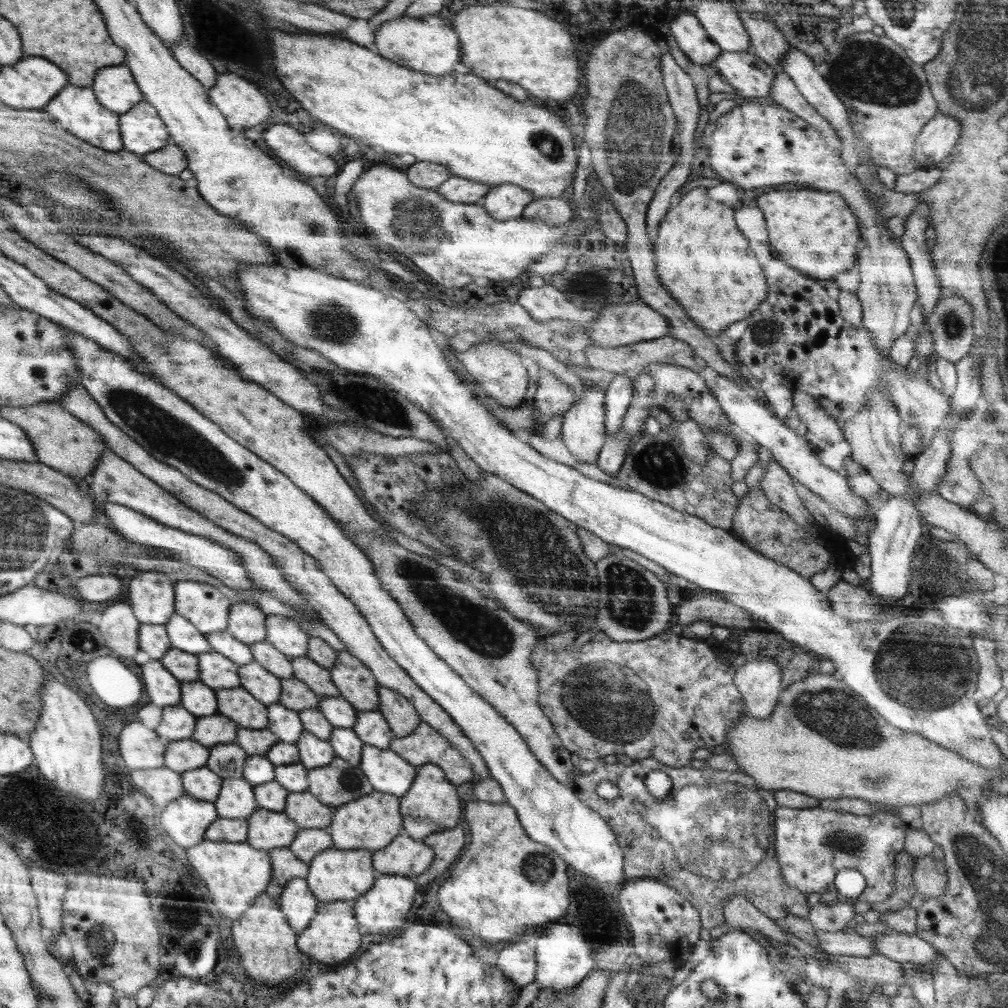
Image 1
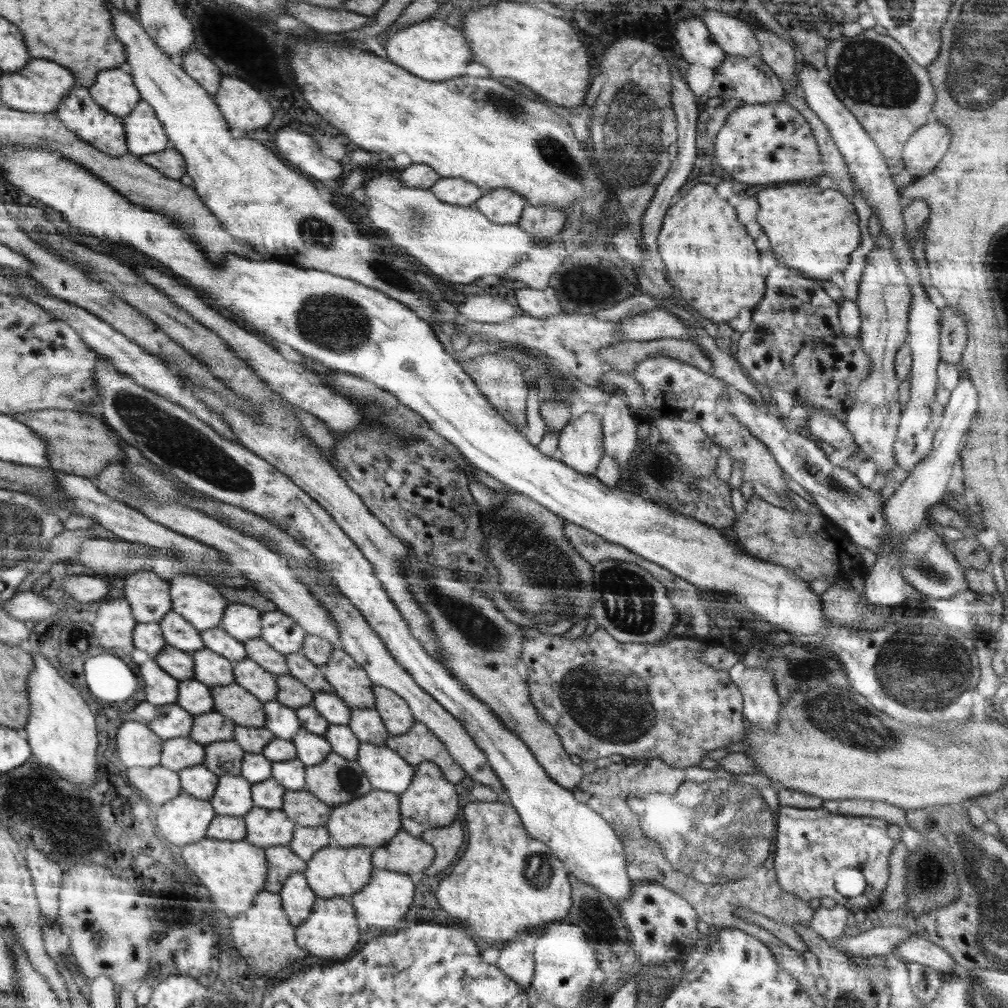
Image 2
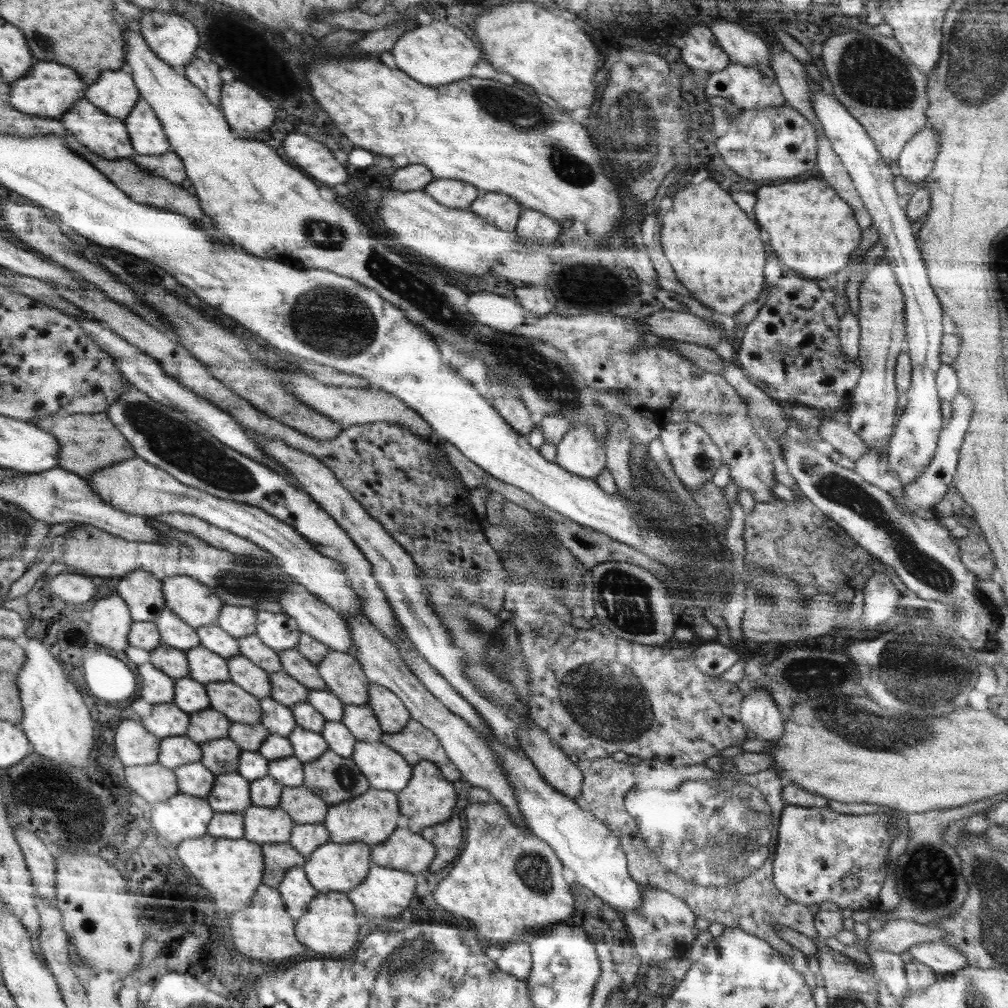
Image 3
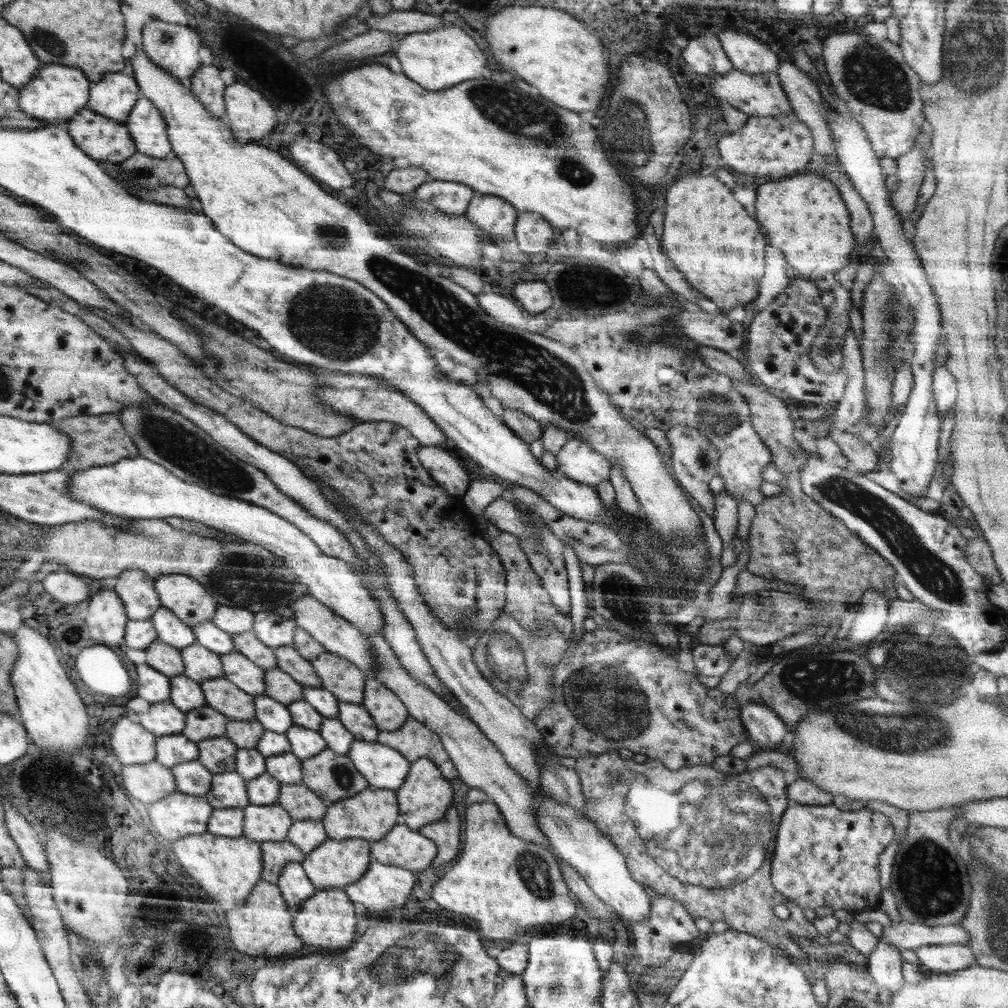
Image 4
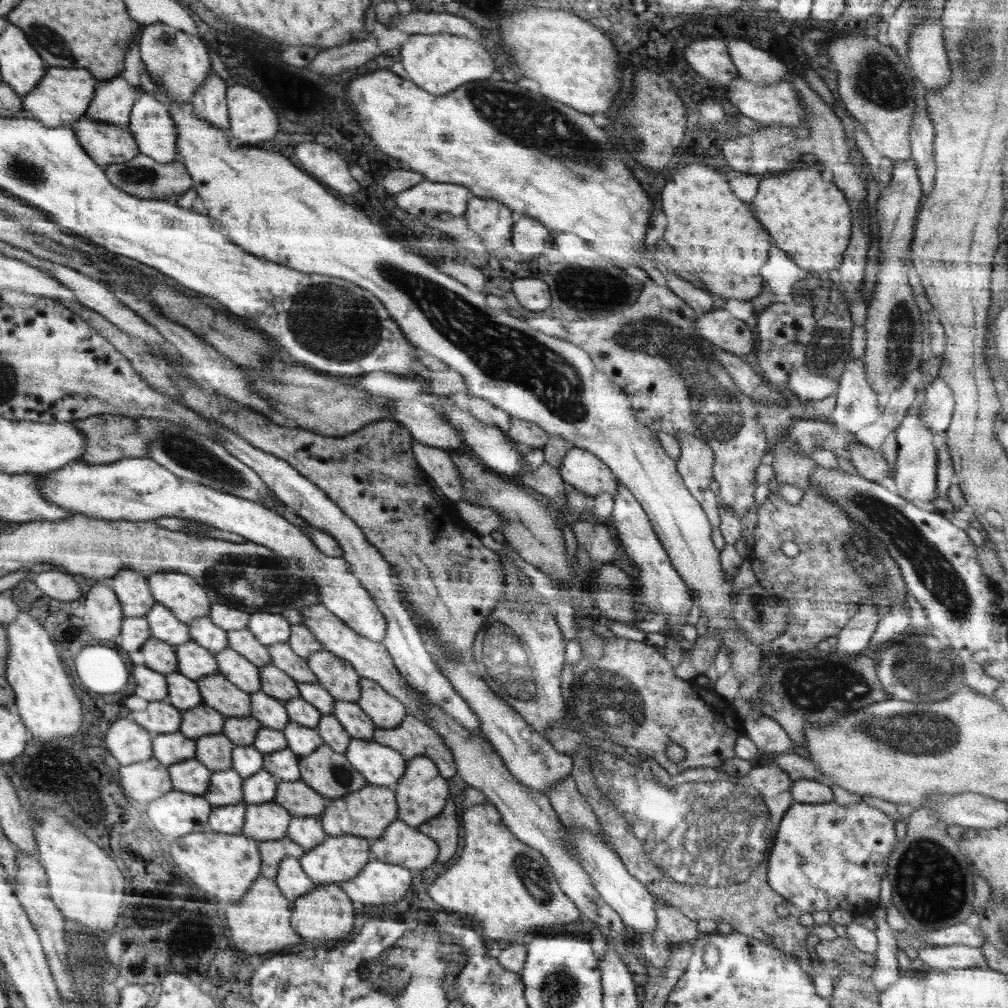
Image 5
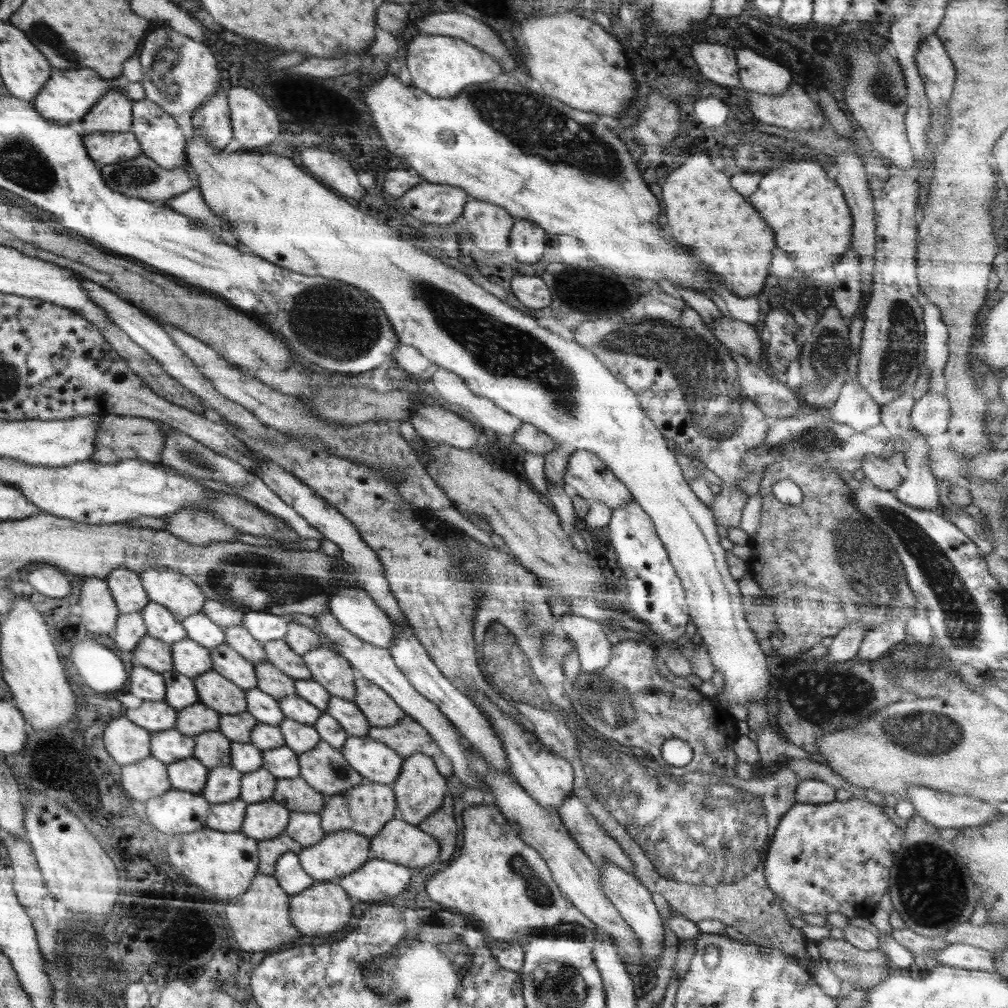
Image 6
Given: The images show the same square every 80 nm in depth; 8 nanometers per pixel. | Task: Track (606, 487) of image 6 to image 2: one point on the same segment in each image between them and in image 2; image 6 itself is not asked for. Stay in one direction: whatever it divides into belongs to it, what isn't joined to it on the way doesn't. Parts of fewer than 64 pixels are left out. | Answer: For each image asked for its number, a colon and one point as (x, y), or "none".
2: (581, 440)
3: (579, 452)
4: (577, 460)
5: (581, 469)

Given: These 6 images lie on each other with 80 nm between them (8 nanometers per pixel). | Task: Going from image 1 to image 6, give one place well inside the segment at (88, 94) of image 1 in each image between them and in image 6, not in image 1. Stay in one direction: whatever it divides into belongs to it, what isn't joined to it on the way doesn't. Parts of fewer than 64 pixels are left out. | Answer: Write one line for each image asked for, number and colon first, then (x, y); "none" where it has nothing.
2: (93, 124)
3: (107, 137)
4: (104, 140)
5: (106, 144)
6: (104, 148)

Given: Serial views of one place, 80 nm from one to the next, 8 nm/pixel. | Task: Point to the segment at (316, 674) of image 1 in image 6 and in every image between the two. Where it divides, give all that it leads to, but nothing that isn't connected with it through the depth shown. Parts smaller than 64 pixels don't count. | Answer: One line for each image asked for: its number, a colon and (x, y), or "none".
2: (313, 676)
3: (294, 664)
4: (289, 660)
5: (283, 657)
6: (278, 653)

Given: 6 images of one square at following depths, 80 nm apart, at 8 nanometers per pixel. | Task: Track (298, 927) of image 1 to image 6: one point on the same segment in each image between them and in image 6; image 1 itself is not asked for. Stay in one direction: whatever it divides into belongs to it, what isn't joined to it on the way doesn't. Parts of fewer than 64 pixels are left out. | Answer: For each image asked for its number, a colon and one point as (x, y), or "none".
2: (298, 897)
3: (297, 891)
4: (295, 885)
5: (291, 878)
6: (290, 874)

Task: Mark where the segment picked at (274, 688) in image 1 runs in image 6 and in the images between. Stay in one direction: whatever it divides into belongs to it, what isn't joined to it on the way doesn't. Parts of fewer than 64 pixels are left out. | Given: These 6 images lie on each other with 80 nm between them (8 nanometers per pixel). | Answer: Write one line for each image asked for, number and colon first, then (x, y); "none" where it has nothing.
2: (256, 679)
3: (255, 680)
4: (245, 673)
5: (237, 668)
6: (226, 661)

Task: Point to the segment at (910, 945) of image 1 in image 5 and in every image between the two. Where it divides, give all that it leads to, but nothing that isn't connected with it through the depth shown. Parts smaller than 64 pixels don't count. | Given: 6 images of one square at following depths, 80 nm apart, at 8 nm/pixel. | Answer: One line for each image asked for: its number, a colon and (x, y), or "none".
2: (914, 949)
3: (944, 959)
4: (947, 958)
5: (955, 956)

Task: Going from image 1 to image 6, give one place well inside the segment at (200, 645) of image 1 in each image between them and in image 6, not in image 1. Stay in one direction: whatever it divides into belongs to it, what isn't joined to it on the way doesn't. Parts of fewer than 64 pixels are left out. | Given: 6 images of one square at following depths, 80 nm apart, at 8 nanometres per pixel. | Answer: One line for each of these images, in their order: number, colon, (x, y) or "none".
2: (179, 633)
3: (175, 632)
4: (170, 629)
5: (166, 627)
6: (160, 623)

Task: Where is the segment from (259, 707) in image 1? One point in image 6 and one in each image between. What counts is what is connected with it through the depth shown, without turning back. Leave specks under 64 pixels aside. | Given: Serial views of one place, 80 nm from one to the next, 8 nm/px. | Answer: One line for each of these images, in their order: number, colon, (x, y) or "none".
2: (233, 701)
3: (233, 701)
4: (221, 694)
5: (216, 691)
6: (214, 690)

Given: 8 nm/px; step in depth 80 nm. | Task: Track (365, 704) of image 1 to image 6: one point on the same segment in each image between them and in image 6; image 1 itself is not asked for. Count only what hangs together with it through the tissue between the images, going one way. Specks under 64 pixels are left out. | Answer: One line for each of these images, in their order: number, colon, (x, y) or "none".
2: (350, 683)
3: (343, 674)
4: (340, 675)
5: (338, 676)
6: (328, 668)

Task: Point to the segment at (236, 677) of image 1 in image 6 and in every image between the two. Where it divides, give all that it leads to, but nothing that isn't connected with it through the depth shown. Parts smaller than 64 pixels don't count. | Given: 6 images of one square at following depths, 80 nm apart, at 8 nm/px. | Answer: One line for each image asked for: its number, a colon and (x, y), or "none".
2: (212, 669)
3: (205, 666)
4: (201, 664)
5: (195, 661)
6: (190, 658)

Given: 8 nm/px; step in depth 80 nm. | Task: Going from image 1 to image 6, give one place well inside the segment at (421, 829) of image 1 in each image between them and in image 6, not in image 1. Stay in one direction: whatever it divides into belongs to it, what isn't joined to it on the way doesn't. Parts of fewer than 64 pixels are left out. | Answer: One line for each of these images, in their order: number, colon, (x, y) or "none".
2: (430, 801)
3: (429, 799)
4: (425, 796)
5: (422, 792)
6: (420, 789)

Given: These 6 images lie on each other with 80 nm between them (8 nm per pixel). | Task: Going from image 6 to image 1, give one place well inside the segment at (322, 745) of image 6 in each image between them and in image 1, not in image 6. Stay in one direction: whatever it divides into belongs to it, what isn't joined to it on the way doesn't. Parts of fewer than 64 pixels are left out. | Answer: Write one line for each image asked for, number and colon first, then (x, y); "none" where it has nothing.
1: (340, 782)
2: (338, 780)
3: (336, 779)
4: (334, 776)
5: (329, 772)

